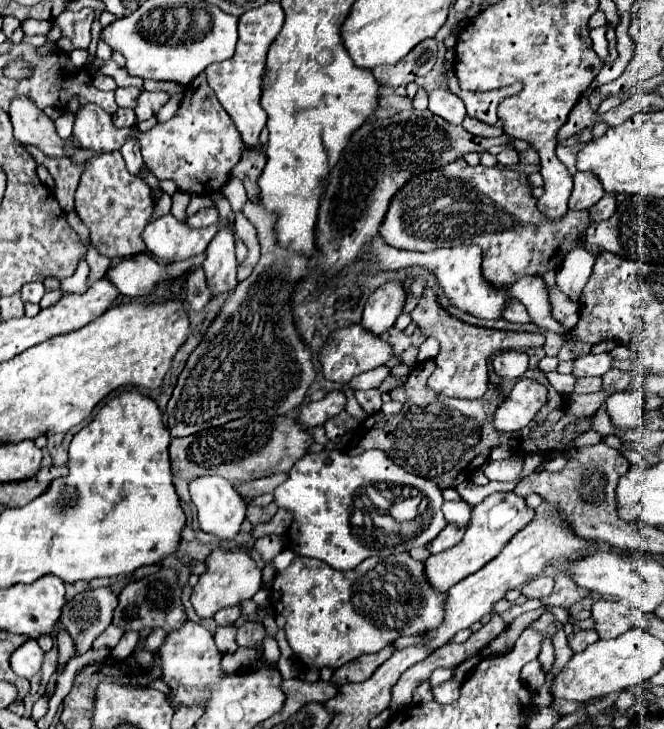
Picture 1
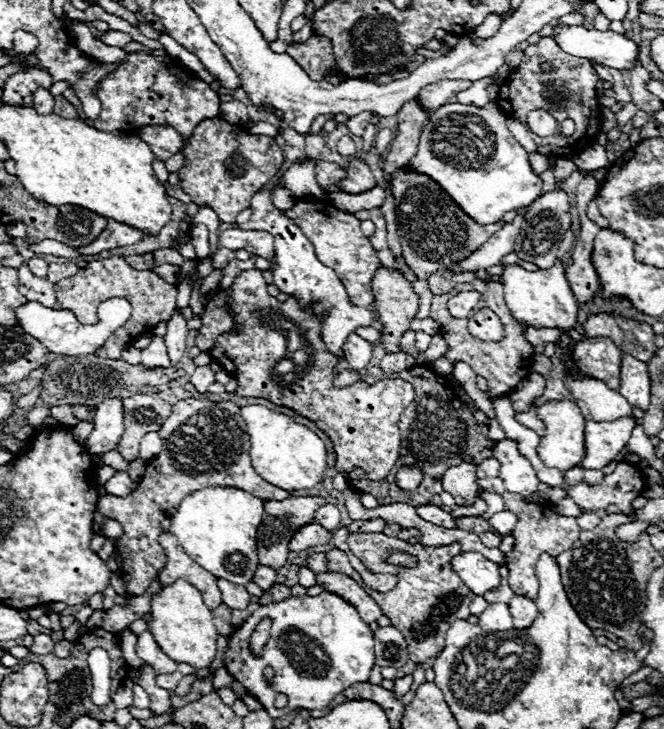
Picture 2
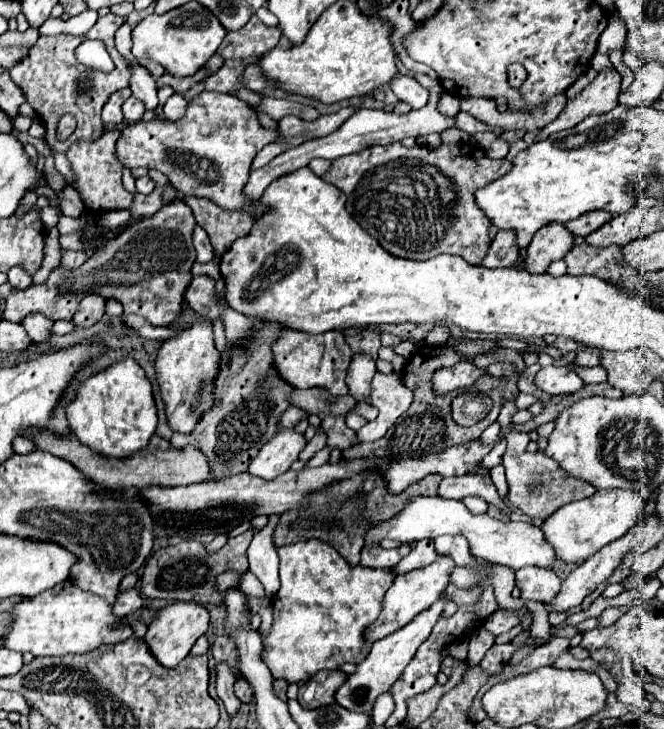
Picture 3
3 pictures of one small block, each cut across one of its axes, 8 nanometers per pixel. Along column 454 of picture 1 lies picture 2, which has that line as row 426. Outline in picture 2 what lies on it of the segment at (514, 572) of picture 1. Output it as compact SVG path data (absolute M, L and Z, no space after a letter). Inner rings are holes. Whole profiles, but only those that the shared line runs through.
M618 418L612 422L594 422L586 420L586 434L584 434L584 468L604 468L610 460L614 460L620 450L628 444L632 428L636 424L634 418Z

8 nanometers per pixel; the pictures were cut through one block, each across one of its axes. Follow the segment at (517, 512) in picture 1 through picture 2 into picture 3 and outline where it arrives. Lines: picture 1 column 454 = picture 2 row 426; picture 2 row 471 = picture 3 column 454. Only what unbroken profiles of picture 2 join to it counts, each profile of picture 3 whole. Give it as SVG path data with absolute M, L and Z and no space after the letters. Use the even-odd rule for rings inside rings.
M438 556L430 566L412 570L408 574L400 574L394 580L394 584L390 586L390 590L386 592L382 612L380 612L378 620L372 626L368 626L366 638L368 640L378 640L382 636L388 636L388 634L400 630L402 626L406 626L416 614L420 614L422 610L430 608L442 596L442 592L446 590L446 586L450 584L450 574L452 574L454 566L456 566L456 562L450 556Z

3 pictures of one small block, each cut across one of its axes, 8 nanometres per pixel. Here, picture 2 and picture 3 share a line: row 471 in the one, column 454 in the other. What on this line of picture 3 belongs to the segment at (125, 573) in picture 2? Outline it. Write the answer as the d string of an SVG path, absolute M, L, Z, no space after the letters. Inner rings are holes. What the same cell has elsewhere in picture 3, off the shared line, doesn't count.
M396 142L338 158L322 178L346 194L348 212L390 254L410 260L456 254L472 264L482 264L492 242L492 224L478 208L474 192L502 178L508 170L512 170L512 162L490 160L484 150L472 150L472 146L404 148ZM422 166L440 170L422 170Z

